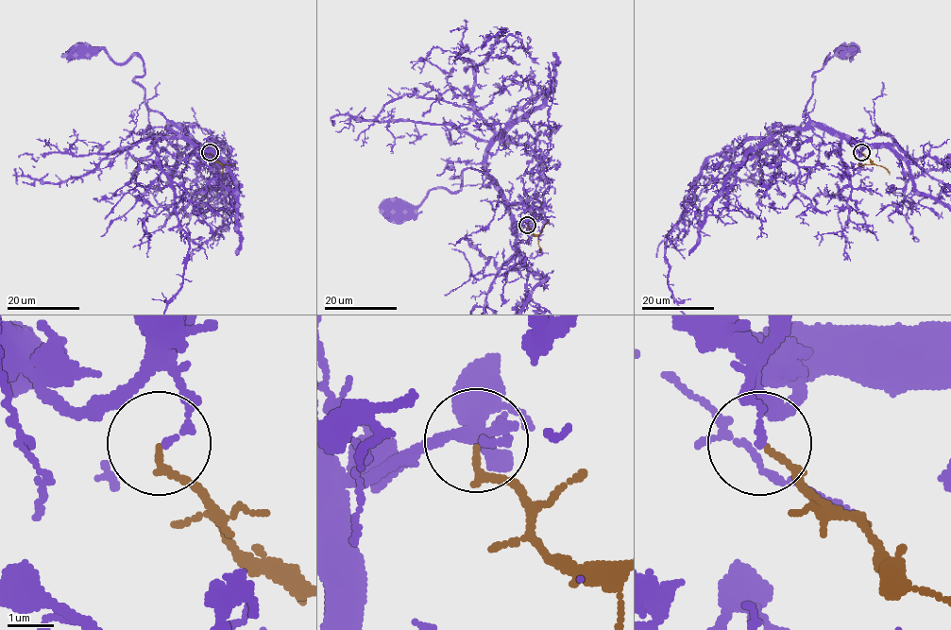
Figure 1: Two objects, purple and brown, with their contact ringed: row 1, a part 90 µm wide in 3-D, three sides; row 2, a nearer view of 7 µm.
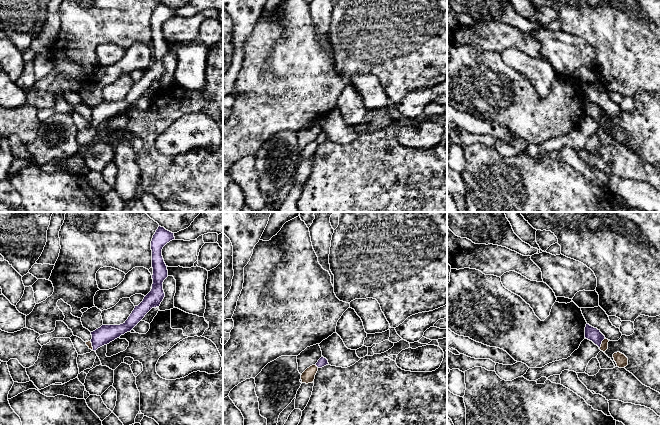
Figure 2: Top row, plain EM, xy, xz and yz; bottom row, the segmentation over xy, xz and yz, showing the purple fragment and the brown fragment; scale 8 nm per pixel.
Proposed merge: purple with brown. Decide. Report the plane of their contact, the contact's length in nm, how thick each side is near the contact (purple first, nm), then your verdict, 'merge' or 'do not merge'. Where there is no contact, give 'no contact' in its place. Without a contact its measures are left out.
yz | 100 nm | 110/60 nm | do not merge

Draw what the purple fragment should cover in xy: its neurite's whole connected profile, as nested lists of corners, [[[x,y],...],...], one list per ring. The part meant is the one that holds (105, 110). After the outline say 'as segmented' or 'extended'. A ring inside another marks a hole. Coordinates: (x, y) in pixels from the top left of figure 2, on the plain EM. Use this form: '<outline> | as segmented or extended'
[[[159,2],[151,17],[153,60],[151,67],[143,77],[135,82],[128,95],[120,101],[102,101],[91,108],[93,127],[109,120],[127,108],[130,108],[152,85],[159,83],[165,73],[163,58],[168,53],[167,42],[162,32],[163,23],[170,17],[175,16],[174,9]]] | as segmented

